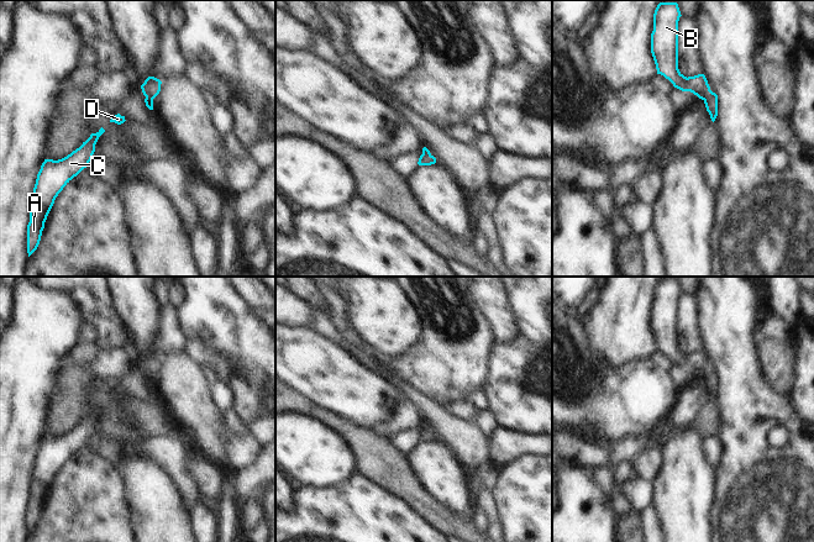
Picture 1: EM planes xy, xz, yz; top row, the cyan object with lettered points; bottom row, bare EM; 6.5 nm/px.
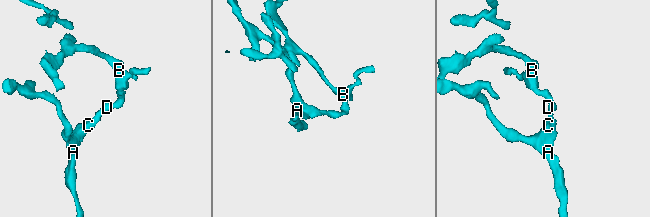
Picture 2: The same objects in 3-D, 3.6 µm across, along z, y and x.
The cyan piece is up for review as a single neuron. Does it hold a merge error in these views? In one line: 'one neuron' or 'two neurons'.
one neuron

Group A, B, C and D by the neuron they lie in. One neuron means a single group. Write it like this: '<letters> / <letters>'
A B C D

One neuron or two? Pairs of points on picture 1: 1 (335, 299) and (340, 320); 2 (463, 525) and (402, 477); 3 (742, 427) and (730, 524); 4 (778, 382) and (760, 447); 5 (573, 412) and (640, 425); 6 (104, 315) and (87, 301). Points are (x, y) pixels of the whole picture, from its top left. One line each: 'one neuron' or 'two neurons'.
1: one neuron
2: one neuron
3: one neuron
4: two neurons
5: one neuron
6: one neuron

